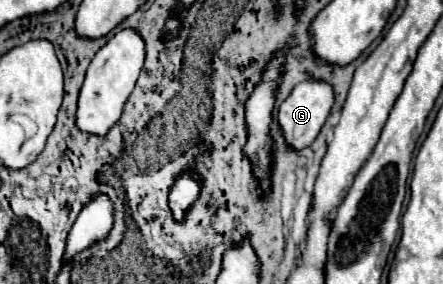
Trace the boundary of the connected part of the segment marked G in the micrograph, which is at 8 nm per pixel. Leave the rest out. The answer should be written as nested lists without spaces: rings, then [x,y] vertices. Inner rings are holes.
[[[303,81],[303,83],[295,85],[291,95],[279,105],[279,113],[277,113],[281,133],[283,133],[287,147],[291,147],[293,151],[301,151],[301,149],[309,147],[315,141],[315,137],[319,135],[331,107],[333,107],[331,85],[327,85],[323,81]]]

